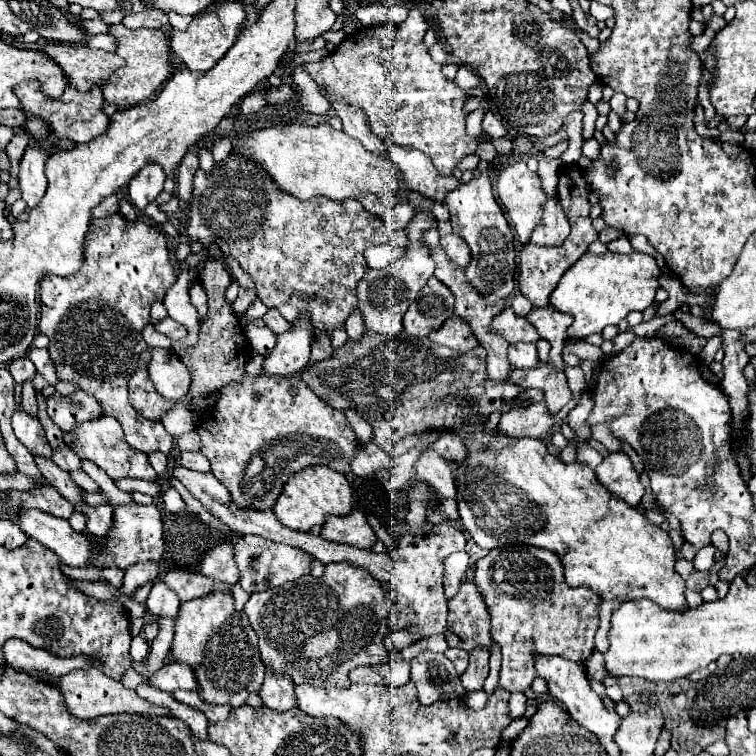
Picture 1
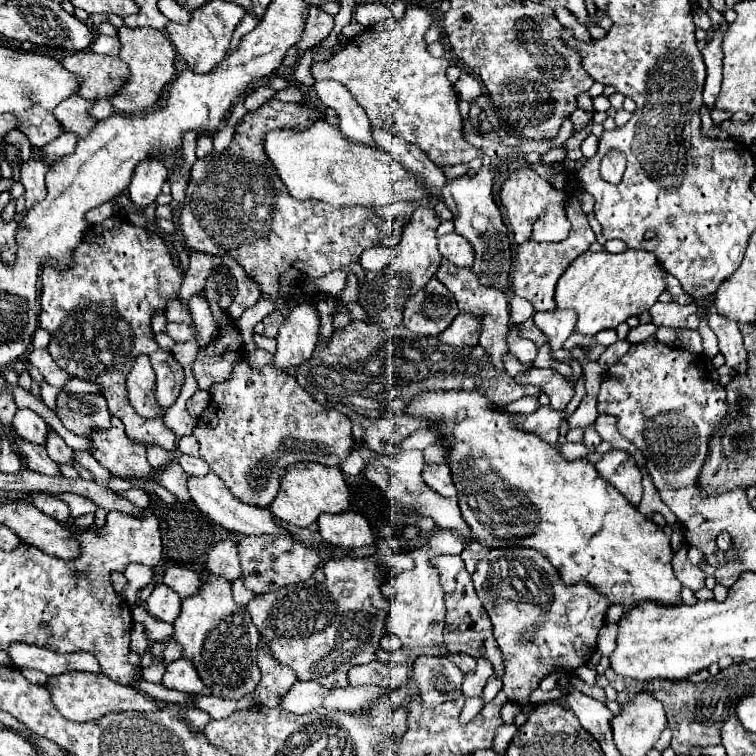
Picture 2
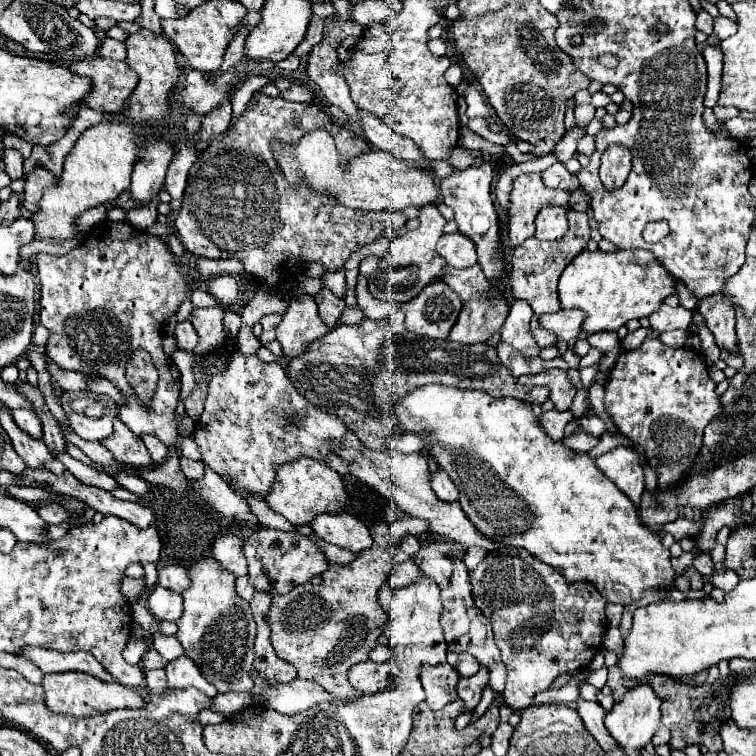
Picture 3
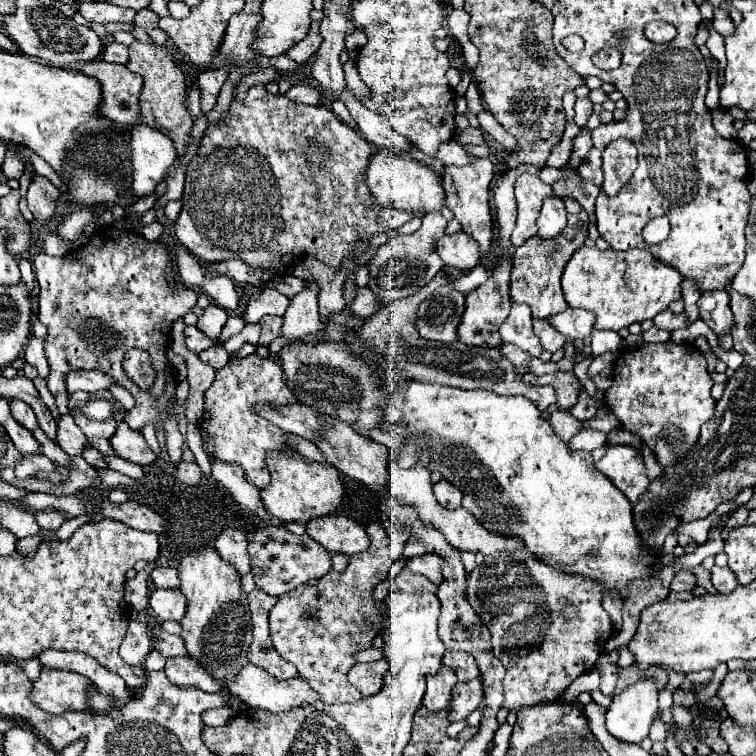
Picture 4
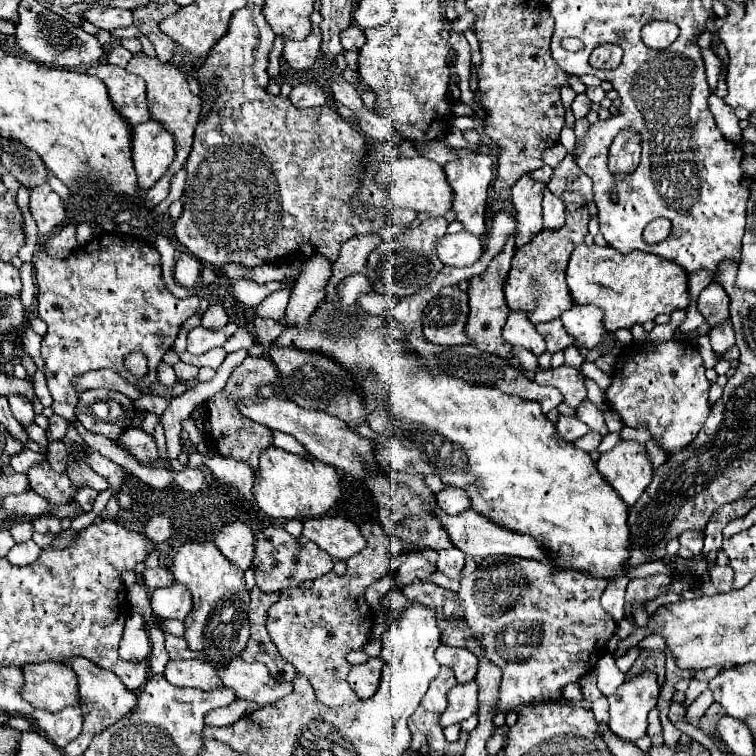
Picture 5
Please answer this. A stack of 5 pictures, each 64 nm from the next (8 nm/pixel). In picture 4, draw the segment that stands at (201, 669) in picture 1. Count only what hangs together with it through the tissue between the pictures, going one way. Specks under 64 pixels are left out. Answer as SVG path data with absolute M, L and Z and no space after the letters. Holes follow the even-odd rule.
M202 548L200 552L186 554L180 560L182 594L188 600L186 614L180 620L184 646L188 654L202 664L208 674L222 686L234 680L244 666L248 666L248 652L252 640L252 622L246 594L240 590L240 578L236 570L218 558L214 548Z

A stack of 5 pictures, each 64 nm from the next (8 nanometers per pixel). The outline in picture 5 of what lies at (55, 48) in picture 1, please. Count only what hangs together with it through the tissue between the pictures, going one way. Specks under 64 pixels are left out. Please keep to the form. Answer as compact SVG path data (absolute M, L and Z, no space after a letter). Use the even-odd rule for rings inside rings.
M116 64L92 66L86 70L86 74L96 76L106 84L114 110L118 110L118 114L130 126L138 126L150 120L150 114L146 110L146 86L142 76L130 74Z

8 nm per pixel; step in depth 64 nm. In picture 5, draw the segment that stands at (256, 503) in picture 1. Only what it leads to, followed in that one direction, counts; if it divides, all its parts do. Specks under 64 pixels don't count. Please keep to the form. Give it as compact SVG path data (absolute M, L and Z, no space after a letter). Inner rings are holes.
M246 356L246 360L234 368L234 372L230 374L226 386L216 392L212 398L206 400L206 420L210 426L208 436L212 436L212 446L214 450L218 450L224 458L234 458L234 460L242 460L246 462L254 474L258 474L258 458L260 454L272 446L272 430L268 426L262 426L260 422L250 422L250 418L246 418L244 414L240 414L238 410L238 402L242 398L258 398L258 390L262 386L270 386L274 396L280 400L286 400L286 392L282 390L280 382L278 382L278 370L274 366L274 362L270 358L264 356Z

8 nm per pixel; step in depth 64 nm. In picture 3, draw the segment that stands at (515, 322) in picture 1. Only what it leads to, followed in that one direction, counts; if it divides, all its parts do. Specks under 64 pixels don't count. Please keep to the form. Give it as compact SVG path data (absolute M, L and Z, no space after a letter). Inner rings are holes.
M536 316L530 320L530 332L536 338L536 342L538 342L540 348L546 348L546 346L554 346L556 344L554 334L550 334L548 330L542 330L542 326L538 326L538 318Z

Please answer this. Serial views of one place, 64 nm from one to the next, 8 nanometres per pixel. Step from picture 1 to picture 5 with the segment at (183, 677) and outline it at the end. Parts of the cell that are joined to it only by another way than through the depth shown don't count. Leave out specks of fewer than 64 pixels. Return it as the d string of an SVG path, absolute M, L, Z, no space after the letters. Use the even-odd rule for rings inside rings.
M170 660L166 664L164 676L174 686L188 686L198 690L222 688L222 680L216 670L204 660Z

